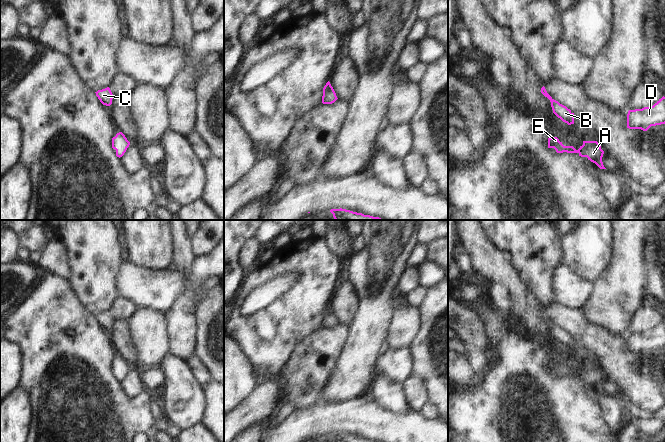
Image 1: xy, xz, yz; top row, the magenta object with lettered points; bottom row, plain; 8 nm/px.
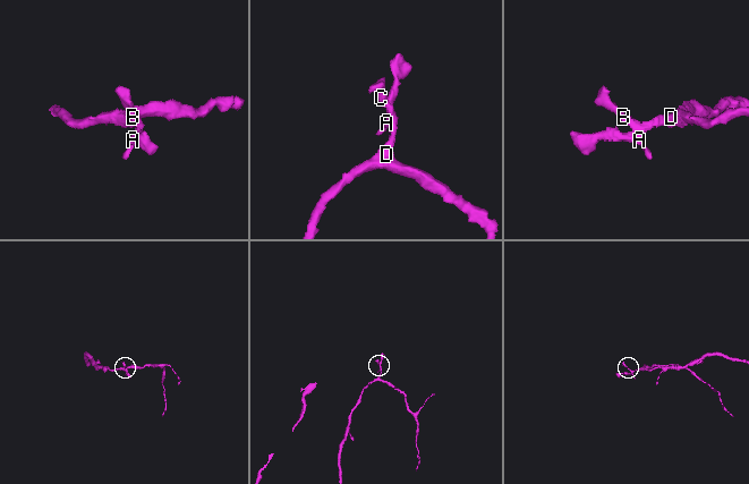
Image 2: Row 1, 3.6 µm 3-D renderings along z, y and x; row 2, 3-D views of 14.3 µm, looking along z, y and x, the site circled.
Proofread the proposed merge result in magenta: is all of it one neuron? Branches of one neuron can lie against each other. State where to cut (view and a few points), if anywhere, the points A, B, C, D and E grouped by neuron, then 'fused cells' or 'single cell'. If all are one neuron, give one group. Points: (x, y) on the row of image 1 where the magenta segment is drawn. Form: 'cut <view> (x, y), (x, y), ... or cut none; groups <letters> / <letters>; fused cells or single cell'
cut none; groups A B C D E; single cell

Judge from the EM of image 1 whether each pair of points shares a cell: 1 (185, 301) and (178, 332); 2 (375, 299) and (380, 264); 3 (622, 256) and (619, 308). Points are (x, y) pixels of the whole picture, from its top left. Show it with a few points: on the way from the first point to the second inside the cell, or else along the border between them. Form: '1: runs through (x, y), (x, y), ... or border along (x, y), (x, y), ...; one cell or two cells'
1: runs through (184, 309), (181, 316), (181, 324); one cell
2: runs through (375, 290), (377, 273); one cell
3: runs through (622, 269), (622, 283), (619, 295); one cell

